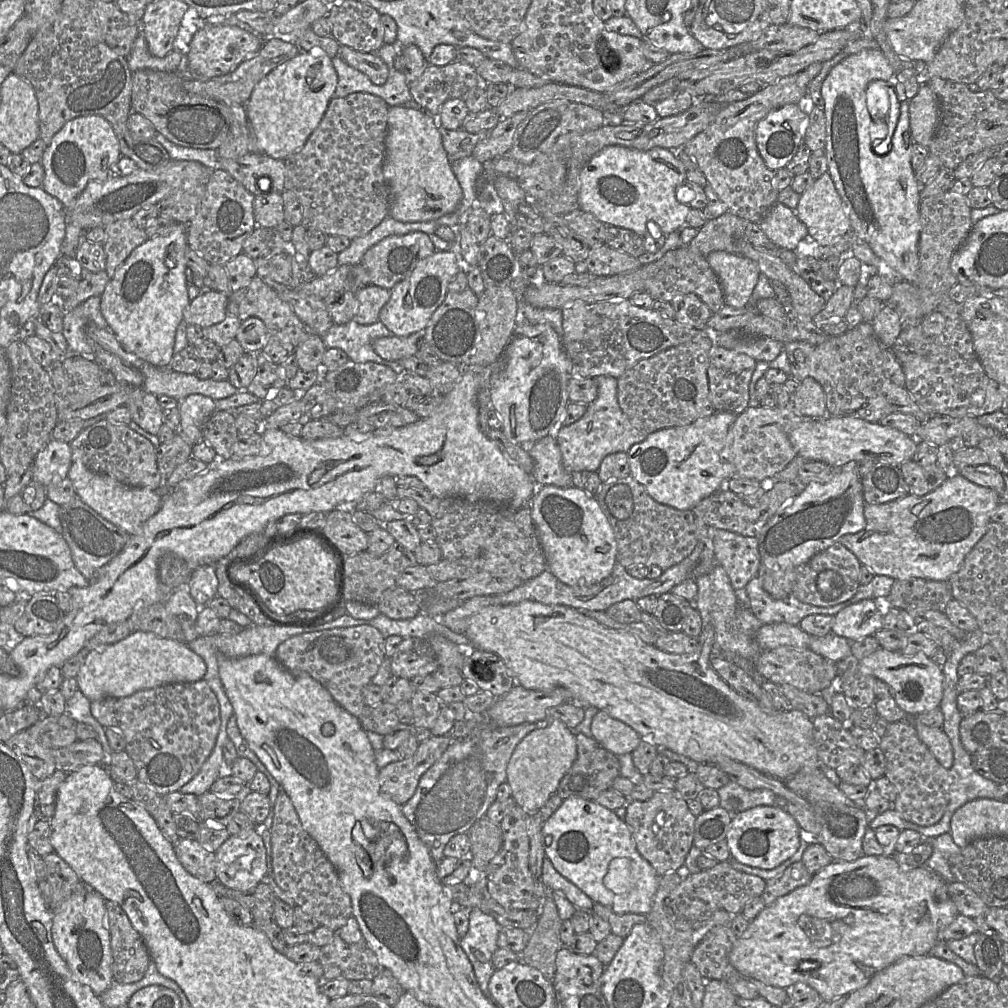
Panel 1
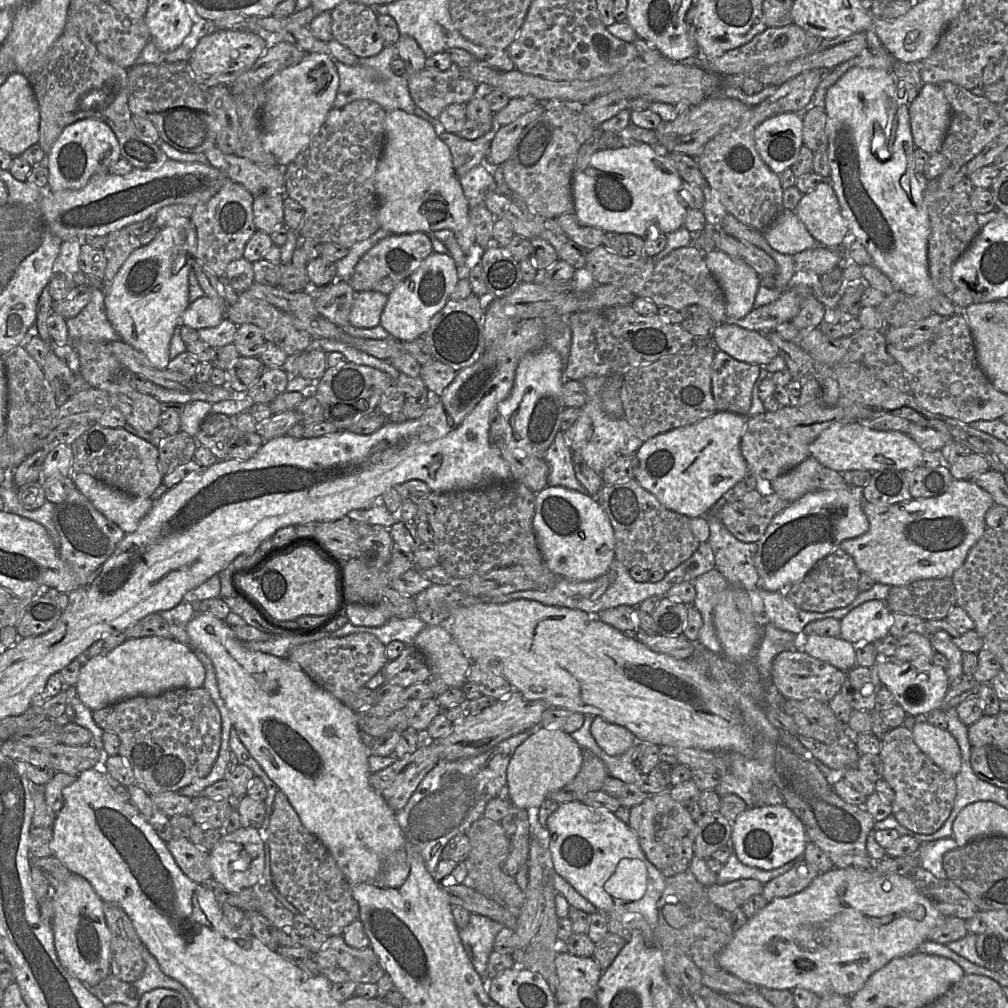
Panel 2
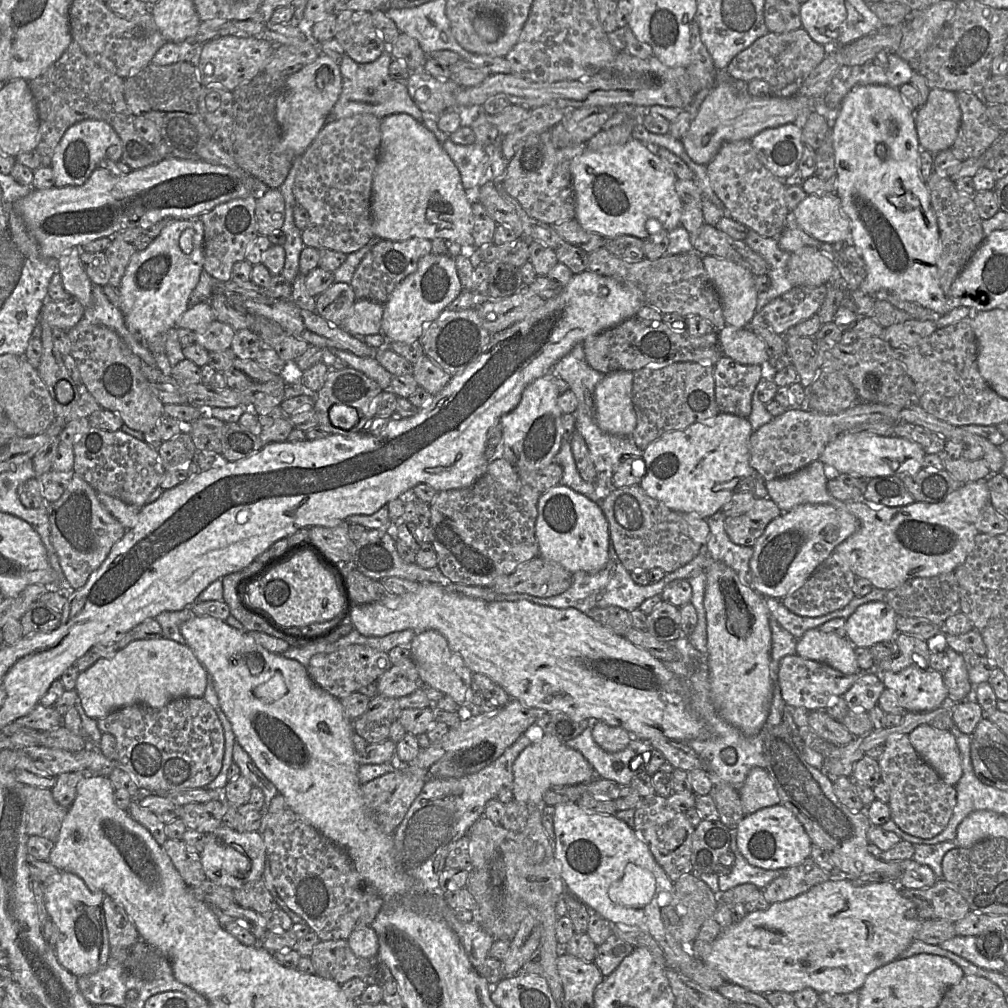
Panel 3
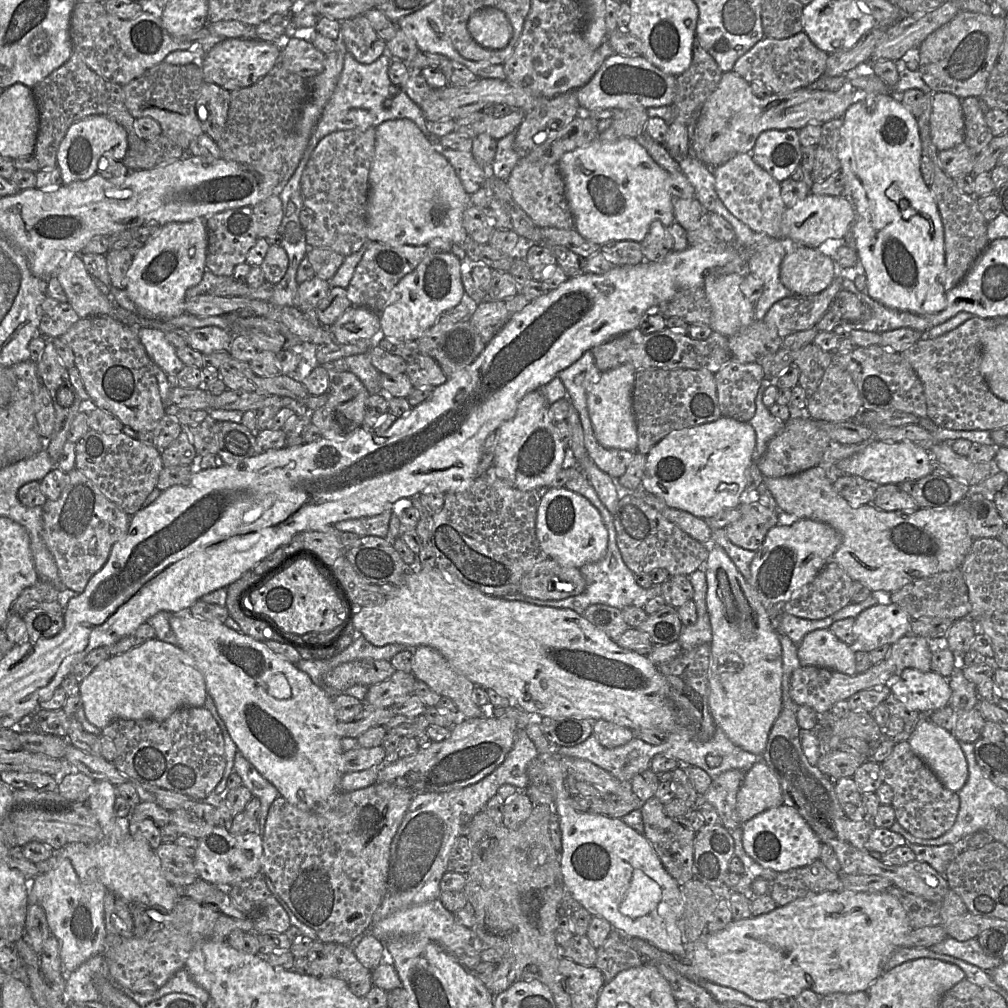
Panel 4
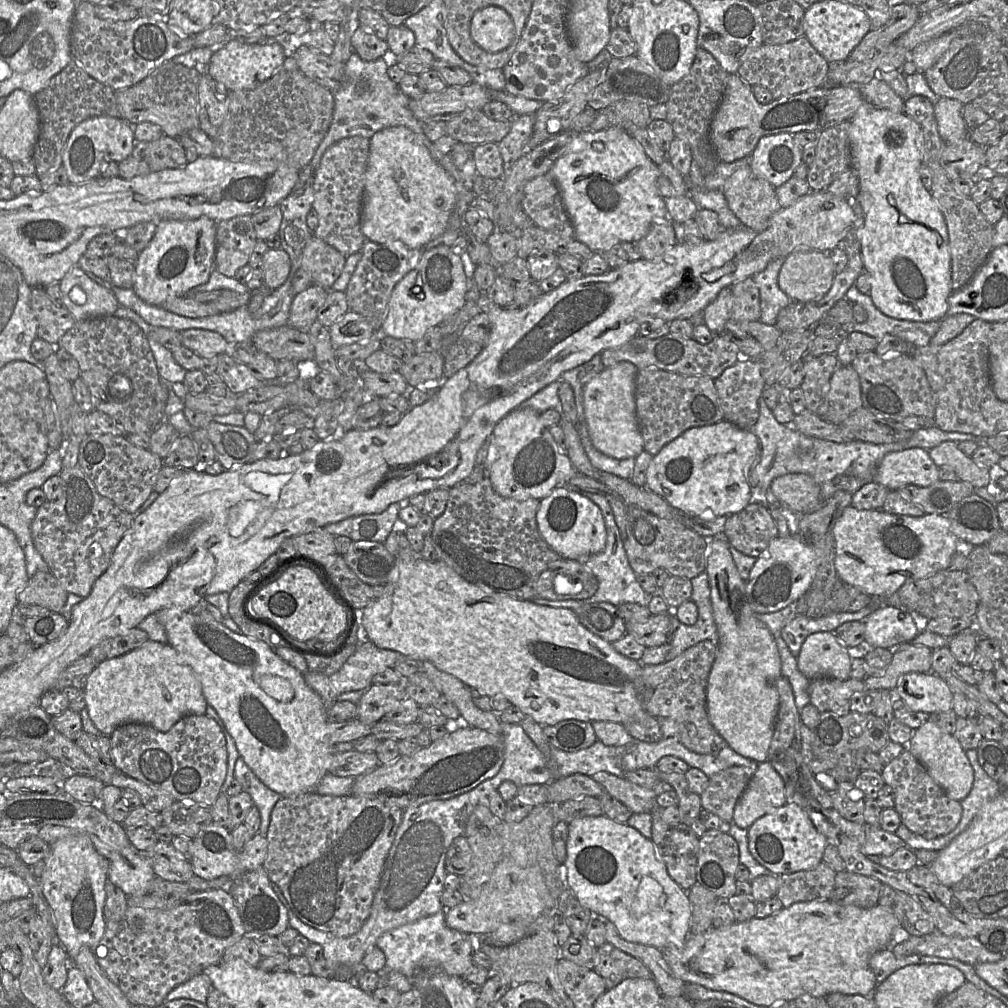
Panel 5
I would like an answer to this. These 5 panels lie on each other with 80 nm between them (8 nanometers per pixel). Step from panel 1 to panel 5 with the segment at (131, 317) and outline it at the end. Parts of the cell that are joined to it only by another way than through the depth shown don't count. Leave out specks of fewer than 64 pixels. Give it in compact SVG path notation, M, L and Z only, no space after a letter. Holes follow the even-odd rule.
M200 217L193 220L159 220L149 245L139 253L135 263L133 289L143 301L162 306L169 298L177 298L191 288L204 284L215 270L217 222Z

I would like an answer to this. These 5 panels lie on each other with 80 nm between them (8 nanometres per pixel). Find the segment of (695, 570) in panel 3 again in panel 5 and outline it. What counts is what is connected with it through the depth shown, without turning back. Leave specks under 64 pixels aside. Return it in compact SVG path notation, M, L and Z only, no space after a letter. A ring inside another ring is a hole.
M594 493L594 495L592 496L592 501L601 509L602 515L604 517L607 534L606 545L601 552L589 555L586 558L582 559L581 562L584 563L584 565L589 568L597 578L597 591L595 592L595 594L587 599L569 599L554 601L541 597L535 597L531 601L538 605L569 609L575 609L583 604L589 604L594 602L609 602L615 606L618 606L622 603L630 602L637 603L642 606L647 606L650 602L652 595L645 592L636 580L636 573L629 564L621 534L607 497Z

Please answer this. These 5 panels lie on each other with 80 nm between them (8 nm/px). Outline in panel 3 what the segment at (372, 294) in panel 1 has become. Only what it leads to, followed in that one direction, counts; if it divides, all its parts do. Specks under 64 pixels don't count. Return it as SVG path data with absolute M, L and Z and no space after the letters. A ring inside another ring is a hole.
M367 299L356 300L341 327L352 335L374 335L381 333L384 304Z

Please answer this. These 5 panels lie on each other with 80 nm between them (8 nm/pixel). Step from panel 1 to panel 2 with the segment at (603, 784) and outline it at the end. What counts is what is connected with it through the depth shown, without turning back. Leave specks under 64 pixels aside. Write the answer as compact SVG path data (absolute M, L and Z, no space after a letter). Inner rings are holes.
M583 750L582 766L576 777L563 786L553 791L549 798L560 803L582 801L592 791L602 788L605 779L609 776L604 762L589 750Z

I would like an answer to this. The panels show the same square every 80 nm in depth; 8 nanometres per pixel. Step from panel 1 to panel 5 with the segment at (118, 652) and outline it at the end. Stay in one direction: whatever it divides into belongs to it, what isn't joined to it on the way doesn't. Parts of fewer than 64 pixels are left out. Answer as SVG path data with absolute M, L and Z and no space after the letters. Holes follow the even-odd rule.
M151 640L124 655L100 662L88 677L83 692L85 708L91 721L100 732L108 737L117 727L126 723L145 724L165 732L187 715L205 714L208 705L199 678L183 661L177 650L169 643Z

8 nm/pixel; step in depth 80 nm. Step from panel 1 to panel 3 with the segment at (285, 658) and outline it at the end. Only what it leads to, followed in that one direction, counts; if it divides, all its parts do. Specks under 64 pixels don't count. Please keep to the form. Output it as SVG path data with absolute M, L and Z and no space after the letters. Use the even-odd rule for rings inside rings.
M351 644L330 653L315 654L306 668L315 684L340 700L362 687L375 683L392 666L388 652L362 644Z

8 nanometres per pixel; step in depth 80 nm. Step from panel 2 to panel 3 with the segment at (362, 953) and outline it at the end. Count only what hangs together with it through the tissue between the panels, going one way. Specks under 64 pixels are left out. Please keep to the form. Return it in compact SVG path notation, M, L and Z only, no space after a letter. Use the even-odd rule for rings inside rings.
M320 940L309 957L315 974L320 977L340 985L353 978L361 979L368 985L378 985L378 956L356 956L347 940Z

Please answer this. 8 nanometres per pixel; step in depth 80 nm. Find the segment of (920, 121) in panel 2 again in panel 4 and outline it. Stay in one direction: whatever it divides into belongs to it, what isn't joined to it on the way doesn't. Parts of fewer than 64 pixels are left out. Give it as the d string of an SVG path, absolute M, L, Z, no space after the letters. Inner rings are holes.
M948 92L932 95L930 136L938 151L964 142L965 124L961 99Z

